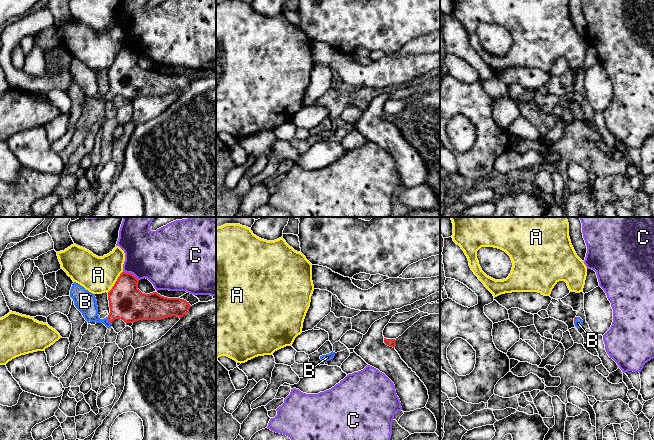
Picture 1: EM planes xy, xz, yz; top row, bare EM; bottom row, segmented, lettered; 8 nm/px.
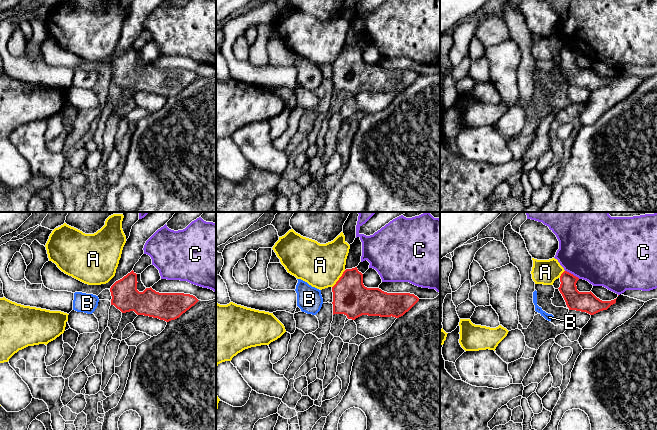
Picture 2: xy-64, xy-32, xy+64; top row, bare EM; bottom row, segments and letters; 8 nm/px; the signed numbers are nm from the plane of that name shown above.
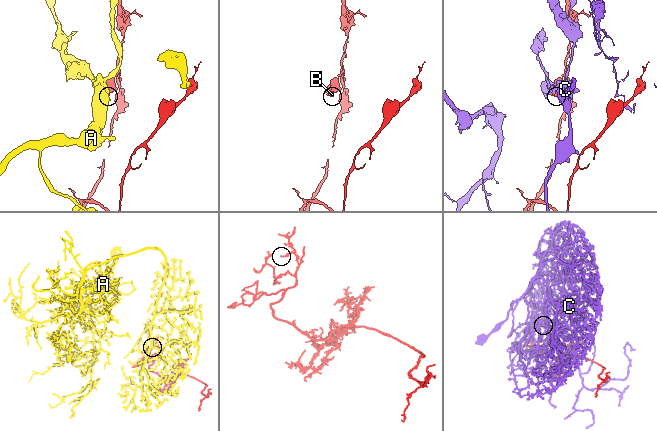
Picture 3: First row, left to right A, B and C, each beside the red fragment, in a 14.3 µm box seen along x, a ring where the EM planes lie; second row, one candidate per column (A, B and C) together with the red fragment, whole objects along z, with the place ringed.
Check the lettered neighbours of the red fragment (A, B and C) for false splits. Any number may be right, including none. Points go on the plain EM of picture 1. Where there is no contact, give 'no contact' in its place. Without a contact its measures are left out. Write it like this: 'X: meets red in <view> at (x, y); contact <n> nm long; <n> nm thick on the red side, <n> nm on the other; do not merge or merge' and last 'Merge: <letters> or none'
A: meets red in xy at (115, 58); contact 220 nm long; 280 nm thick on the red side, 300 nm on the other; do not merge
B: meets red in xy at (108, 96); contact 70 nm long; 280 nm thick on the red side, 170 nm on the other; merge
C: meets red in xy at (130, 49); contact 150 nm long; 280 nm thick on the red side, 400 nm on the other; do not merge
Merge: B

